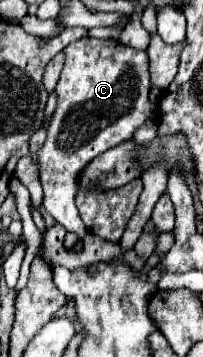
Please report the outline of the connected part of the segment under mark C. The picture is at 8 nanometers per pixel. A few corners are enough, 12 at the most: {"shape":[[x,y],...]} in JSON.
{"shape":[[65,50],[37,152],[43,208],[83,238],[75,176],[155,116],[147,52]]}

